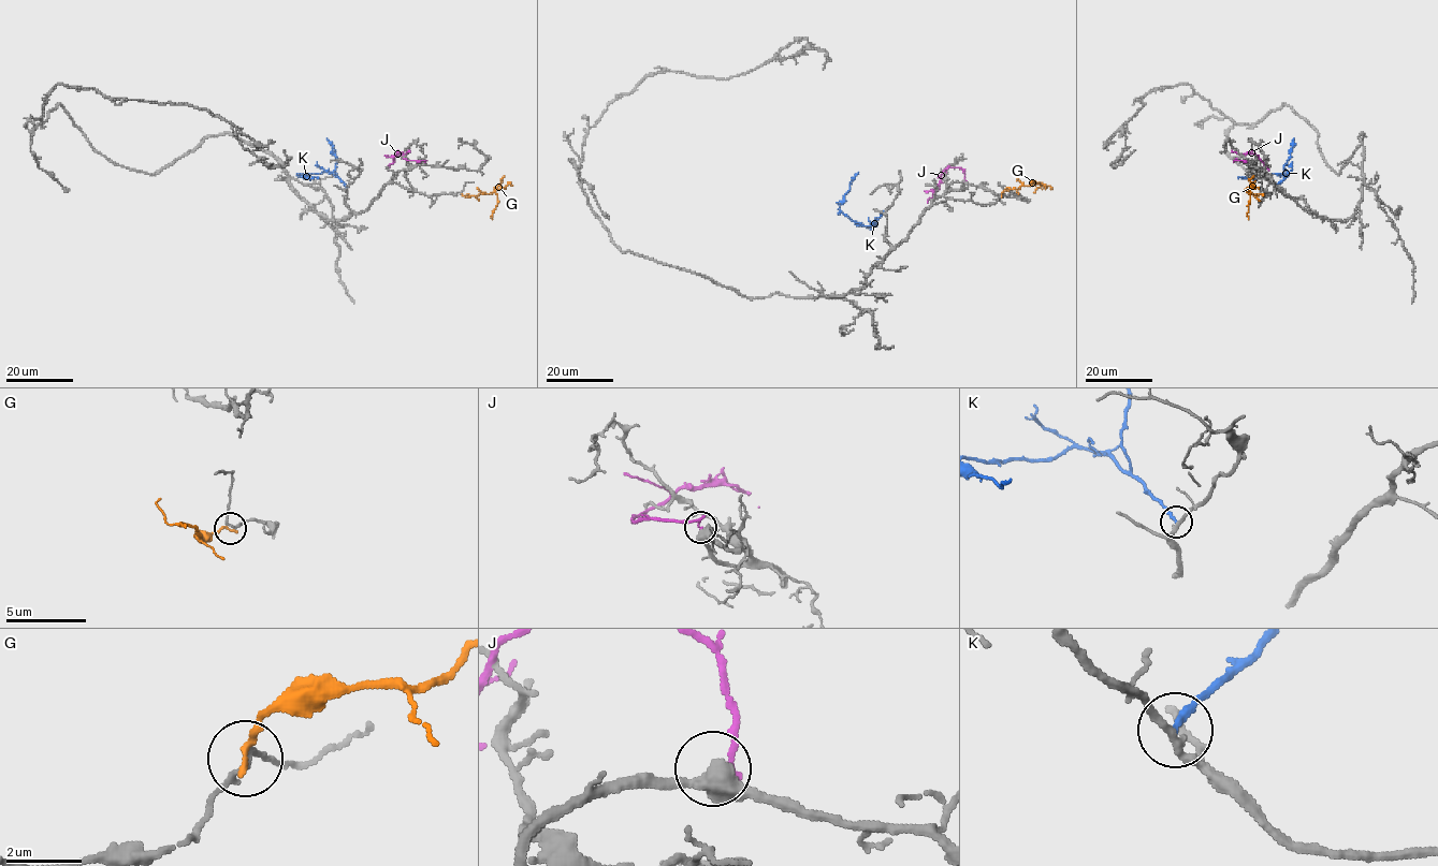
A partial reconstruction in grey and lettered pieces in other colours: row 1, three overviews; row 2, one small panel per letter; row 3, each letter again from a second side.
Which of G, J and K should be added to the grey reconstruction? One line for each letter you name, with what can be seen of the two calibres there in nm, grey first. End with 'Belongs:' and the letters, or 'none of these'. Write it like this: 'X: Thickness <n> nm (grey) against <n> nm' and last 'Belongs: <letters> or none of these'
Belongs: none of these

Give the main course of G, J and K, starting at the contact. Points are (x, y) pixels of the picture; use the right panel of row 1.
G: (1261, 194), (1254, 195), (1250, 192), (1249, 219)
J: (1247, 162), (1233, 160), (1243, 153), (1253, 152), (1268, 170)
K: (1276, 187), (1292, 172), (1255, 180), (1237, 178)

